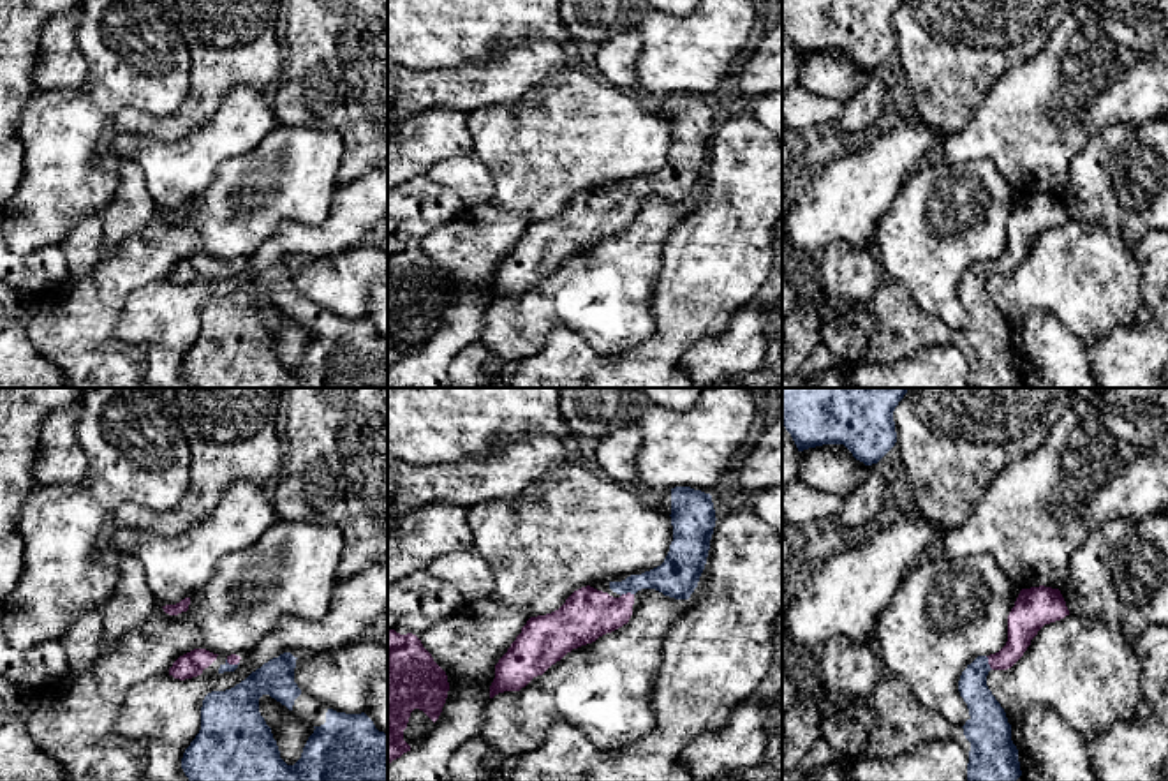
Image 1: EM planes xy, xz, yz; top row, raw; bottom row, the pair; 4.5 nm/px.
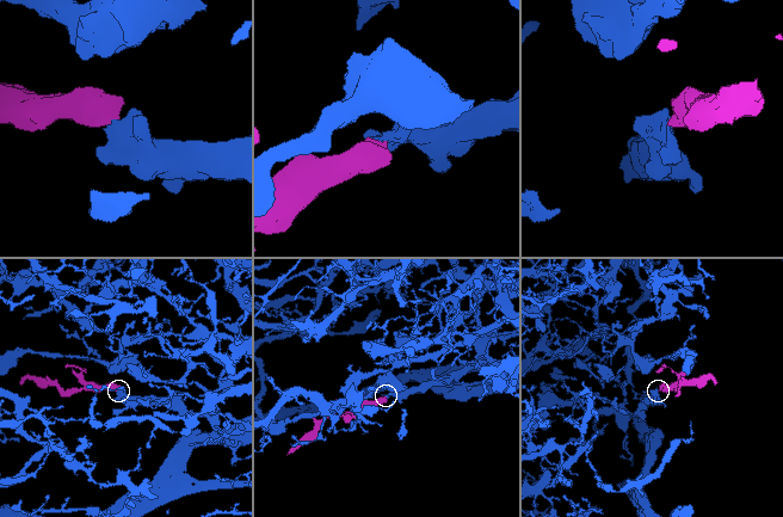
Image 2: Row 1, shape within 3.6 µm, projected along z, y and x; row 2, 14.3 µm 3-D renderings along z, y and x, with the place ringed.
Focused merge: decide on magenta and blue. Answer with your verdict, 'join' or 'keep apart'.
join

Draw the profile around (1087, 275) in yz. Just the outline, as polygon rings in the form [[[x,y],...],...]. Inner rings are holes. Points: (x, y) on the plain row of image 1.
[[[1069,219],[1045,229],[1011,273],[990,275],[987,291],[1009,330],[1038,309],[1094,342],[1117,324],[1135,323],[1142,275],[1120,229]]]

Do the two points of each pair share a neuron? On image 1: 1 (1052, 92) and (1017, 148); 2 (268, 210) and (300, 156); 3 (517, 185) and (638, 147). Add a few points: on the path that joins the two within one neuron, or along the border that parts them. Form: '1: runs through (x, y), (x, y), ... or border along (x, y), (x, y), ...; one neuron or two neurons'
1: runs through (1049, 106), (1031, 126), (1031, 134); one neuron
2: runs through (268, 196), (291, 170); one neuron
3: runs through (547, 157), (557, 147), (608, 147); one neuron

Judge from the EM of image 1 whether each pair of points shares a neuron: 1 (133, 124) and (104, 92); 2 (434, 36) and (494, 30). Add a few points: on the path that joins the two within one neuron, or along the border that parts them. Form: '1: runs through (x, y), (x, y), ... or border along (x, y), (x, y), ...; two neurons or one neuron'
1: border along (162, 117), (122, 110), (113, 120); two neurons
2: runs through (448, 30), (480, 30); one neuron

